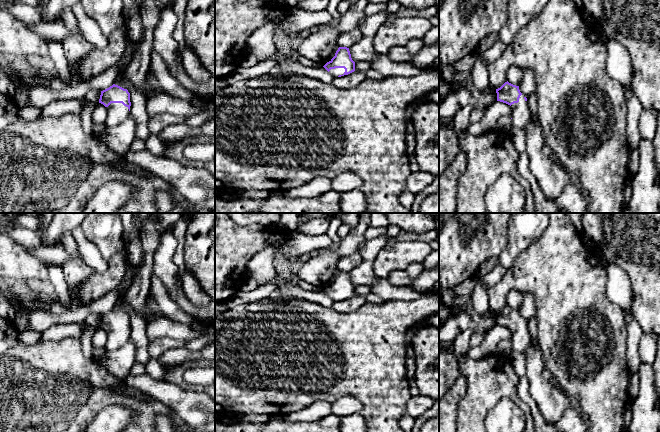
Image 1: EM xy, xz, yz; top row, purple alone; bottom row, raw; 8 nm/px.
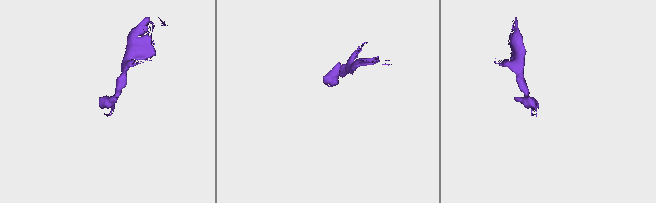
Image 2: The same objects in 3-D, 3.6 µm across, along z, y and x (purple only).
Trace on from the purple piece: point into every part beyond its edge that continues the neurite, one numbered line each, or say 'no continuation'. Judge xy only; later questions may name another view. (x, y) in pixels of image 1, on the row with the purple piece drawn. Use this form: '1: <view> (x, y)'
1: xy (117, 112)

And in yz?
1: yz (521, 115)

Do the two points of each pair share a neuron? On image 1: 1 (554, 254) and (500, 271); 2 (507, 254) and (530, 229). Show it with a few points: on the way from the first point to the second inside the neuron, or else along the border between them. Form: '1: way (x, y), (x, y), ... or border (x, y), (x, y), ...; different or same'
1: border (508, 269), (491, 286); different
2: way (513, 248), (524, 235); same

